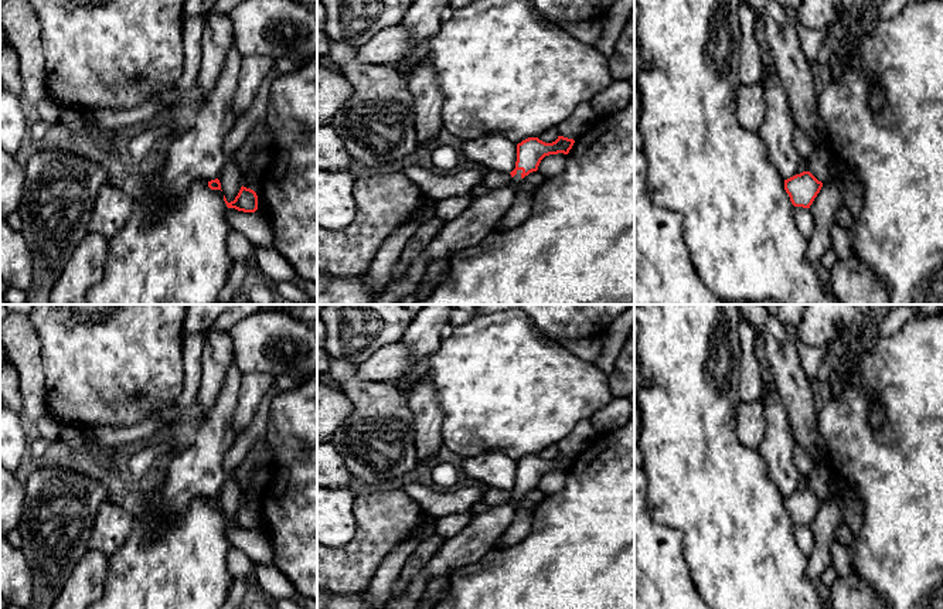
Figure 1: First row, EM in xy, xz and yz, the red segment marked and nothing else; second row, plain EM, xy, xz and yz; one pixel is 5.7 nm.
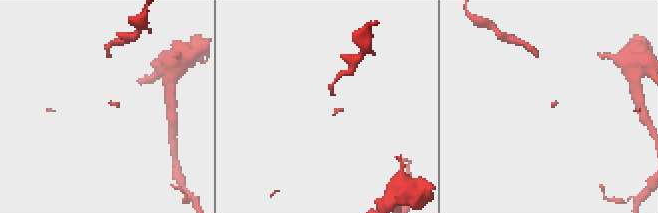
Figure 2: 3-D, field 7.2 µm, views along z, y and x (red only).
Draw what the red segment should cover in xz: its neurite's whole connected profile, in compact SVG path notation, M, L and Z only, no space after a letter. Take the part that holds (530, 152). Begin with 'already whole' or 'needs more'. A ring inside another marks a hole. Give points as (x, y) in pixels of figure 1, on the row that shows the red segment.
needs more; M558 136L552 143L545 143L538 137L528 137L518 143L515 169L510 173L513 181L493 188L488 194L474 197L459 217L446 221L436 238L415 258L405 276L391 280L385 292L370 304L399 304L404 297L416 295L430 261L449 261L457 251L479 245L496 229L497 221L511 207L520 181L537 171L545 156L568 154L573 143L573 139L564 136Z

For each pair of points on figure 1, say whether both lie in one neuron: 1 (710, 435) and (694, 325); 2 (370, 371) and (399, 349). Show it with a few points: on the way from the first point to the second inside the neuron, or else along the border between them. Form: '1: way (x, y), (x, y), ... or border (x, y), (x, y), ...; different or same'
1: way (694, 408), (694, 351); same
2: way (377, 368), (392, 356); same

